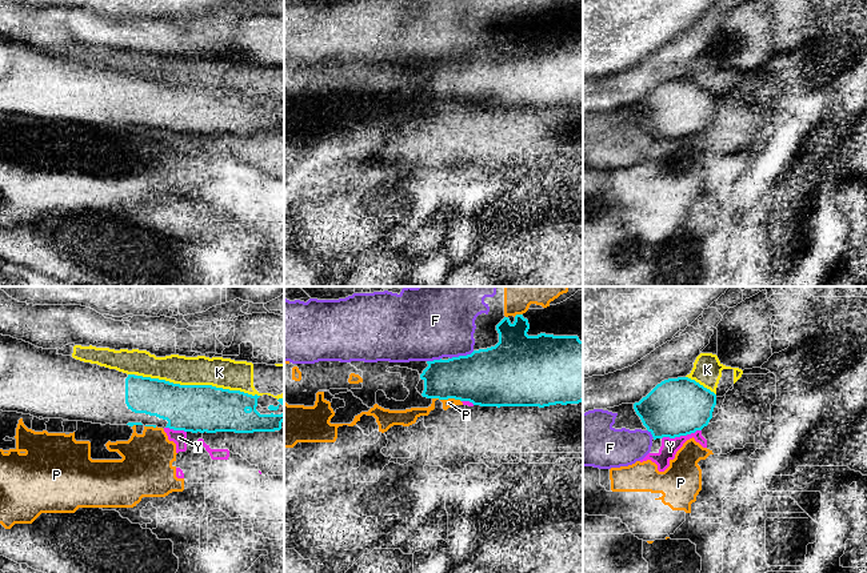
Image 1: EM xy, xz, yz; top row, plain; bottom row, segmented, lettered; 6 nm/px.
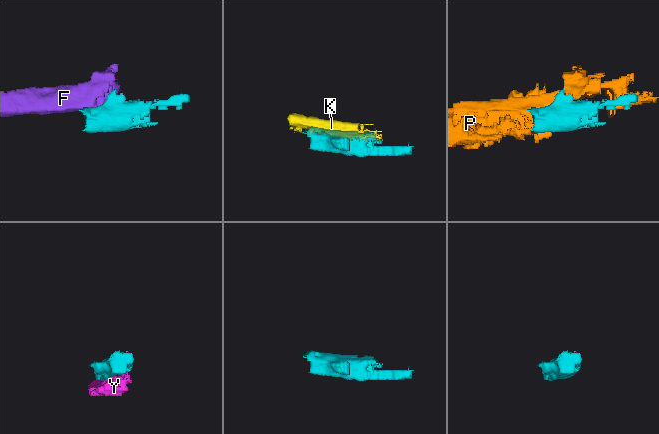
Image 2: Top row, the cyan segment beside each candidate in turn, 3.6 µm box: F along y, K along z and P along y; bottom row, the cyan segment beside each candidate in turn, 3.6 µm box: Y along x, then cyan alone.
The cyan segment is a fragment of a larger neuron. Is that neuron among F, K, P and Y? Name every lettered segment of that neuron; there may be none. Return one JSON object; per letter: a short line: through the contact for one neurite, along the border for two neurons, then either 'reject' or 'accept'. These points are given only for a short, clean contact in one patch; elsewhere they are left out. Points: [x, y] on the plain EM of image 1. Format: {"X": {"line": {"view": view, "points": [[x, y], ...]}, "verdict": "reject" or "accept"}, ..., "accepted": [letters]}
{"F": {"verdict": "reject"}, "K": {"verdict": "reject"}, "P": {"verdict": "reject"}, "Y": {"verdict": "reject"}, "accepted": []}

